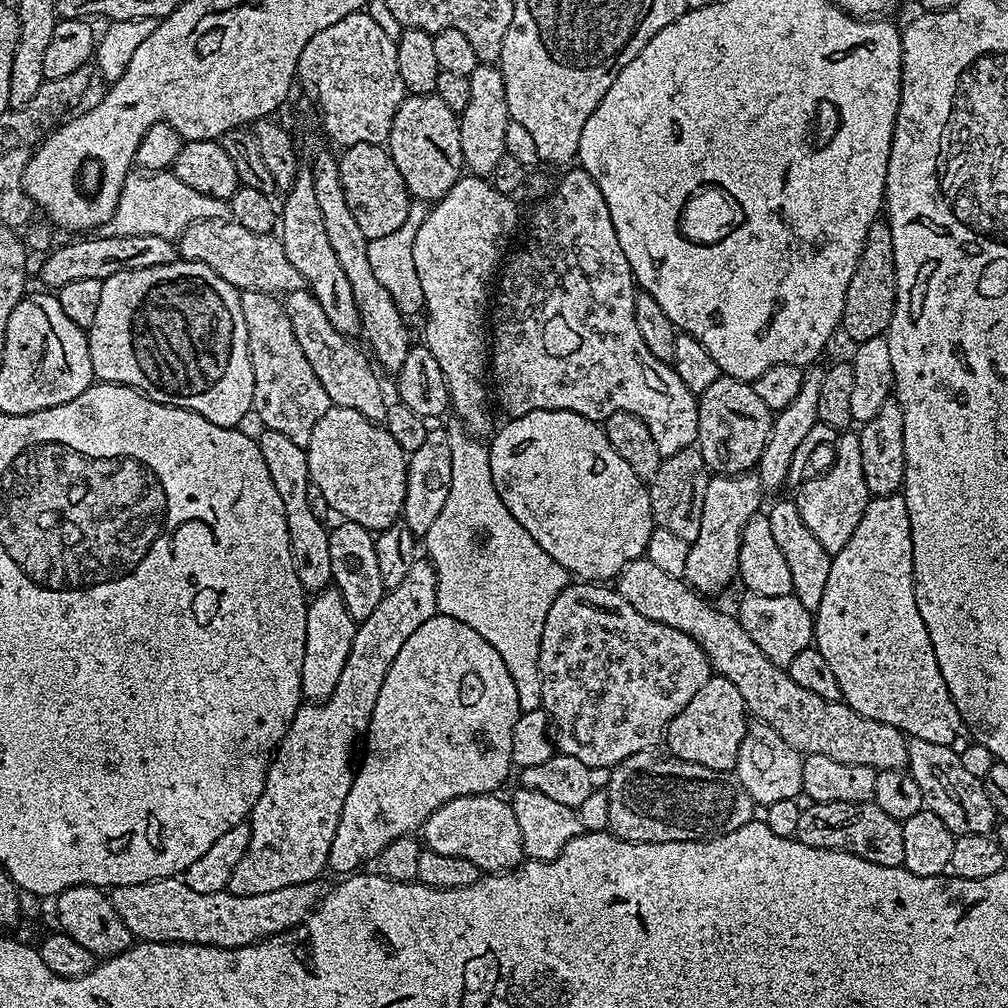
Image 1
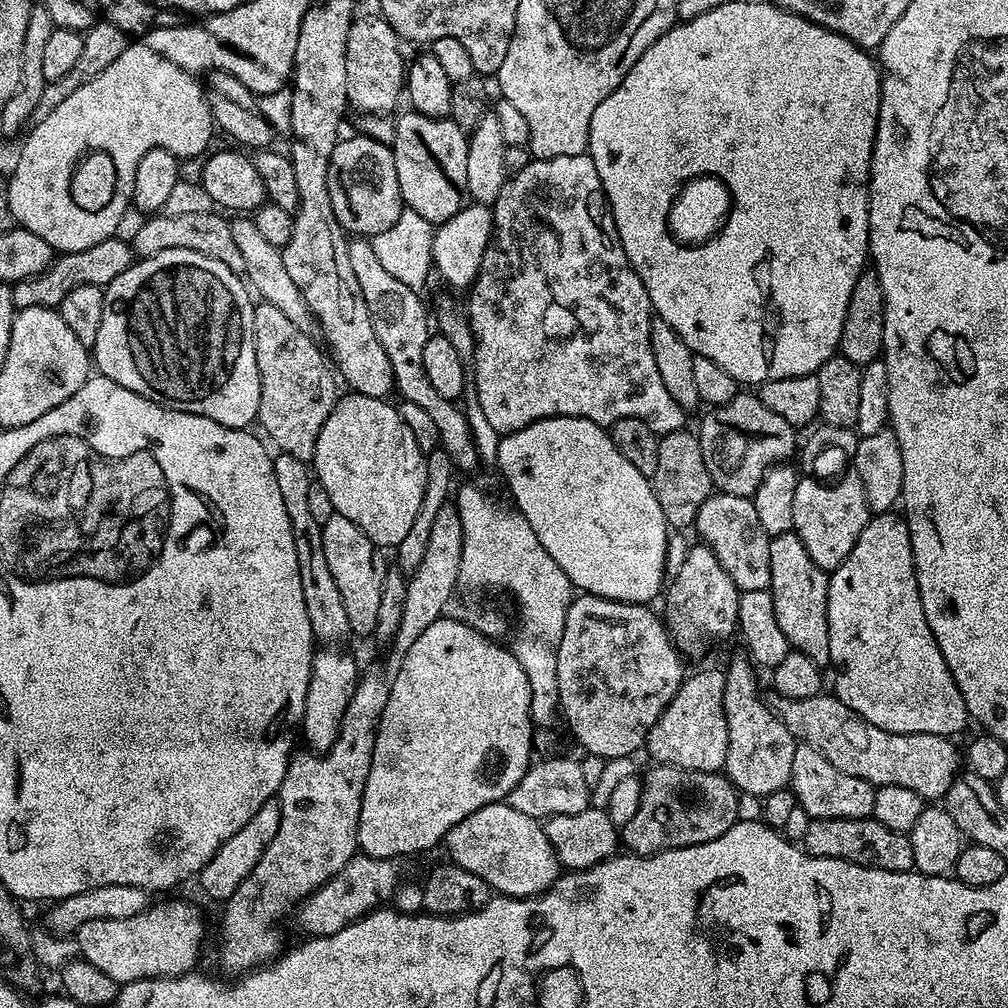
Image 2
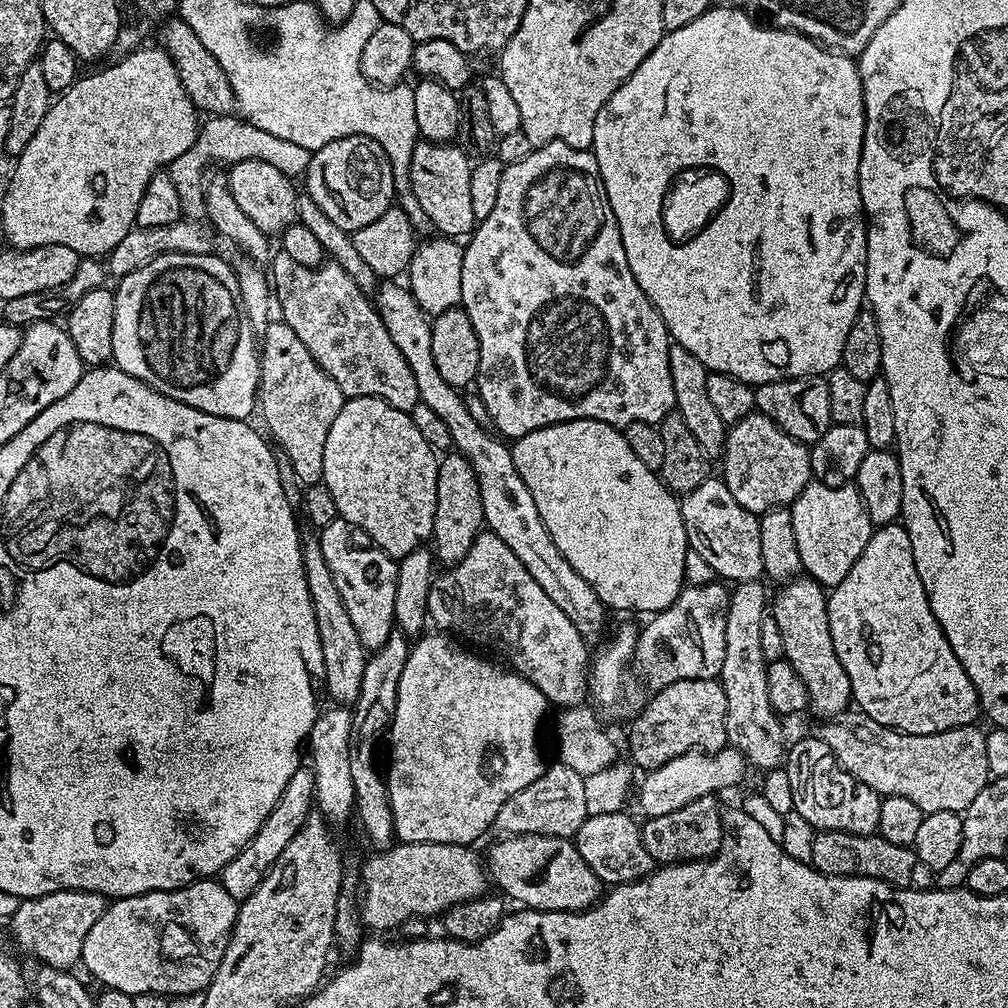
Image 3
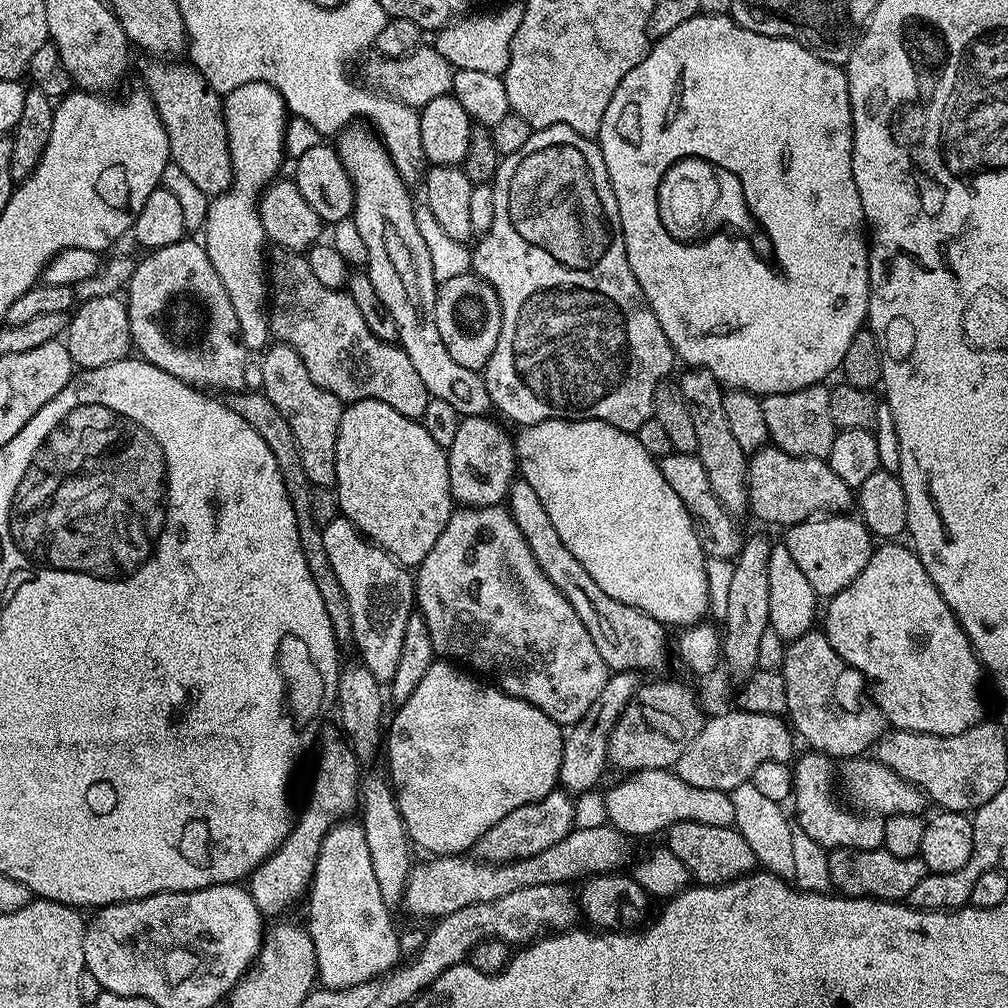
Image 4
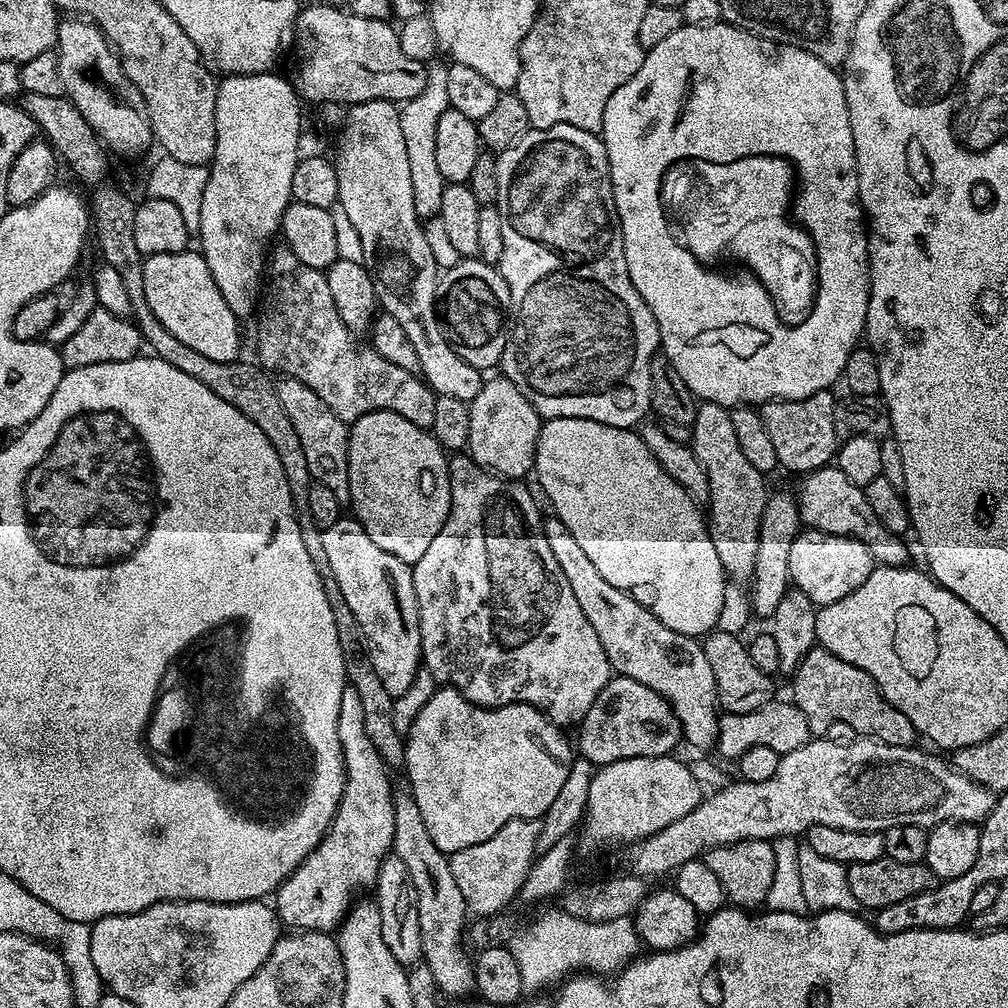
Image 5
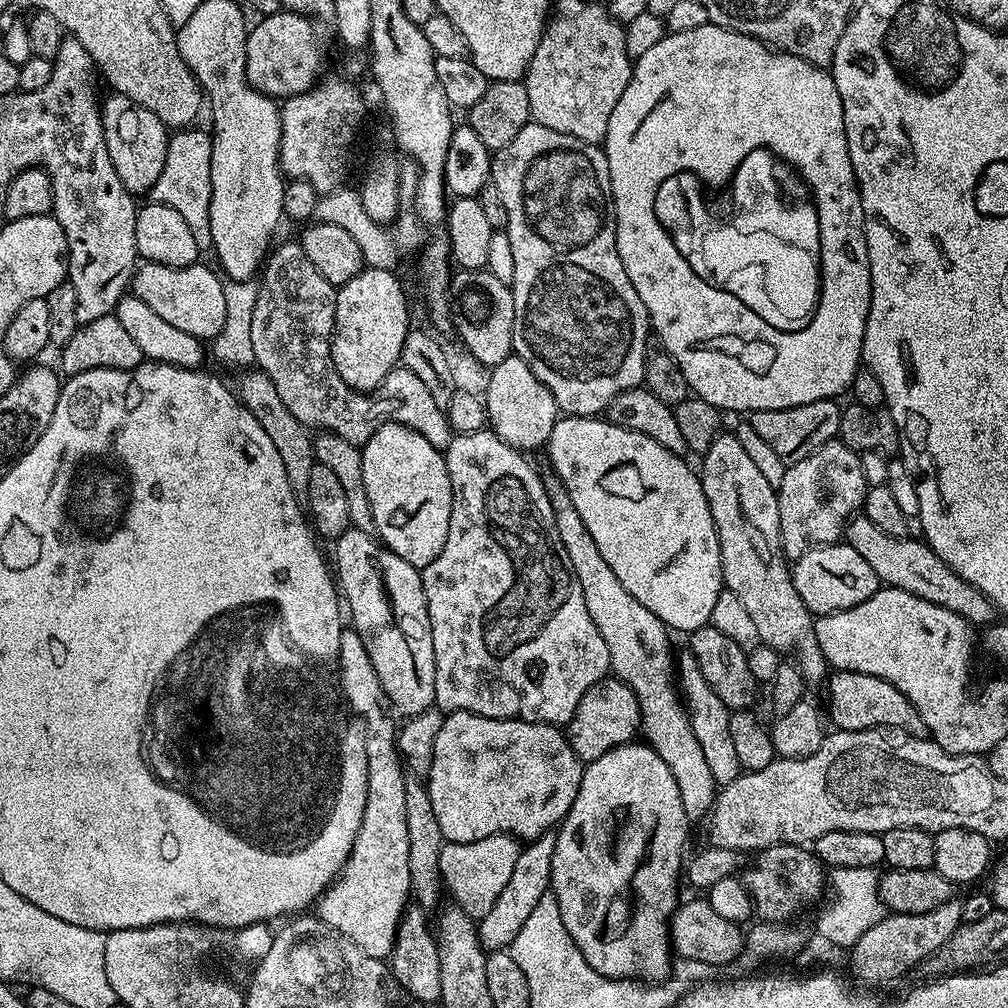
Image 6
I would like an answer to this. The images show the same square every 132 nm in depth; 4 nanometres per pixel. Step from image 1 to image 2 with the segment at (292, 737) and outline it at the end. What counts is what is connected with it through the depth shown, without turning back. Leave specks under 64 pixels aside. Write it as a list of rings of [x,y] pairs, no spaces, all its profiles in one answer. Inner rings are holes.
[[[445,506],[438,510],[434,518],[430,543],[426,546],[421,564],[407,577],[402,622],[398,622],[398,630],[390,641],[392,649],[384,660],[384,668],[368,672],[365,676],[363,673],[357,679],[354,698],[350,698],[350,706],[346,706],[340,733],[328,752],[317,754],[311,750],[297,751],[289,759],[278,793],[280,821],[274,842],[266,846],[266,854],[258,858],[258,866],[246,874],[238,890],[234,890],[234,894],[230,894],[230,898],[222,904],[224,917],[220,920],[220,964],[226,971],[243,974],[275,961],[282,952],[276,923],[291,908],[293,911],[305,896],[334,878],[334,874],[338,874],[338,870],[342,870],[342,866],[357,855],[356,831],[362,794],[370,774],[382,710],[402,666],[402,658],[406,658],[406,650],[414,646],[414,638],[420,637],[426,626],[447,613],[444,611],[460,584],[461,562],[462,522],[455,507]]]

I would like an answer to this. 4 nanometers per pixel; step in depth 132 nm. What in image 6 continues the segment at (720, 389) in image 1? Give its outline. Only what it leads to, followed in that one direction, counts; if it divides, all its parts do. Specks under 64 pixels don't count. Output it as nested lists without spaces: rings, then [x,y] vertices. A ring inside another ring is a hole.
[[[857,514],[844,525],[843,539],[863,560],[868,563],[870,570],[878,574],[881,585],[906,590],[918,598],[926,598],[926,602],[934,602],[946,610],[954,610],[964,620],[973,626],[988,626],[997,619],[998,613],[992,600],[978,590],[978,586],[970,586],[966,578],[962,578],[923,539],[913,538],[911,535],[895,536],[886,534],[886,530],[878,530],[870,518]]]

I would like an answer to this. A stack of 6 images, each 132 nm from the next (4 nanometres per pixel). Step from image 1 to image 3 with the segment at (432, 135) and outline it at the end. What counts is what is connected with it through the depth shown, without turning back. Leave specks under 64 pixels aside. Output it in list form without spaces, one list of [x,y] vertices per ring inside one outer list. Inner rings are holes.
[[[417,143],[410,162],[410,182],[414,198],[426,210],[433,229],[441,237],[467,238],[476,231],[474,201],[470,198],[470,174],[473,161],[463,147],[451,144]]]

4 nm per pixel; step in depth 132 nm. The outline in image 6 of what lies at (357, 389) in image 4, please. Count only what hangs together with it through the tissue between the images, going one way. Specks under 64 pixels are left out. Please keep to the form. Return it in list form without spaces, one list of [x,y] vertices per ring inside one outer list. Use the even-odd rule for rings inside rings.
[[[298,242],[280,244],[271,249],[265,259],[262,275],[258,280],[256,301],[254,302],[254,319],[250,325],[250,338],[254,342],[255,367],[265,372],[278,390],[278,398],[286,405],[286,410],[298,418],[305,428],[320,432],[333,432],[346,442],[362,446],[383,424],[404,424],[413,428],[430,446],[444,450],[451,442],[454,431],[448,421],[445,409],[430,398],[430,390],[422,383],[418,374],[403,370],[394,370],[378,388],[371,392],[356,392],[338,374],[332,361],[332,327],[336,321],[336,288],[314,270],[314,262],[306,258],[306,250]]]

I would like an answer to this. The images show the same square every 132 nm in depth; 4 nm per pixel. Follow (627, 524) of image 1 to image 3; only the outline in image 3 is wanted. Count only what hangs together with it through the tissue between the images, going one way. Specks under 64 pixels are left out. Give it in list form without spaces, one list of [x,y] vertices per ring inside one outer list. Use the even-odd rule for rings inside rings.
[[[597,420],[547,424],[545,428],[519,436],[511,450],[514,466],[522,482],[526,482],[546,530],[550,530],[554,546],[558,546],[566,562],[590,582],[605,609],[655,614],[666,610],[666,606],[678,598],[680,589],[685,587],[684,567],[686,554],[690,551],[680,501],[677,493],[670,491],[659,475],[647,469],[630,450],[617,425]]]

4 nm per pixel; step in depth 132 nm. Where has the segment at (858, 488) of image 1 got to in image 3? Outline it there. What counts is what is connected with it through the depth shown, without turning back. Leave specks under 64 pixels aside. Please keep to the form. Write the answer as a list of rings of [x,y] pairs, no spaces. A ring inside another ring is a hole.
[[[832,482],[808,484],[790,507],[800,567],[811,579],[831,590],[850,574],[850,566],[854,566],[862,550],[866,550],[874,525],[870,514],[866,514],[866,506],[855,483],[840,482],[837,488],[828,483]]]

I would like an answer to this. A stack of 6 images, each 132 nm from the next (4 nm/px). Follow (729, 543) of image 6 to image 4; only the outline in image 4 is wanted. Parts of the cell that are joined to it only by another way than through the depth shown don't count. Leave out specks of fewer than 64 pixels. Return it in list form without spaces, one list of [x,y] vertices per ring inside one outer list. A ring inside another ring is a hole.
[[[689,367],[688,372],[678,376],[682,390],[682,398],[686,398],[686,406],[690,406],[690,418],[694,422],[694,434],[698,434],[698,446],[695,455],[699,456],[706,470],[706,478],[710,478],[710,486],[722,502],[722,506],[733,518],[740,518],[748,507],[748,456],[738,446],[730,426],[726,423],[726,414],[722,411],[722,398],[725,389],[719,380],[705,368]]]

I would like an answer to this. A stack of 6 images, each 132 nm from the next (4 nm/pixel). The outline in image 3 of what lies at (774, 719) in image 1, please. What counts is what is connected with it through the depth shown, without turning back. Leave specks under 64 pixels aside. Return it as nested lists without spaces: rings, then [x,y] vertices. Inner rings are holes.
[[[856,710],[841,712],[833,716],[818,731],[819,739],[834,750],[834,758],[843,766],[850,775],[858,778],[870,790],[880,793],[881,797],[897,796],[906,798],[918,806],[925,814],[950,810],[961,814],[982,794],[990,779],[990,773],[986,766],[986,732],[976,724],[958,726],[950,730],[942,730],[938,734],[906,734],[893,728],[882,726],[874,722],[870,717]]]

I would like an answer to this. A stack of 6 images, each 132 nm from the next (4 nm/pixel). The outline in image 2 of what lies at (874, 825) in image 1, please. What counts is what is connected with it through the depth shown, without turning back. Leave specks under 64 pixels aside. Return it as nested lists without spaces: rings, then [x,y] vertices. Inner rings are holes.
[[[812,818],[802,848],[817,860],[845,860],[857,868],[890,870],[894,874],[908,874],[914,868],[911,839],[871,818]]]

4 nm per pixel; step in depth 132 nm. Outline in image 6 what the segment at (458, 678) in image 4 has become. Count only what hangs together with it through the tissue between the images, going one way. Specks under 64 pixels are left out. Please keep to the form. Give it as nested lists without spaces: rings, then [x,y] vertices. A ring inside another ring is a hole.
[[[450,712],[434,740],[434,762],[426,783],[447,843],[478,842],[478,838],[501,834],[527,842],[564,819],[574,806],[584,769],[559,727]]]

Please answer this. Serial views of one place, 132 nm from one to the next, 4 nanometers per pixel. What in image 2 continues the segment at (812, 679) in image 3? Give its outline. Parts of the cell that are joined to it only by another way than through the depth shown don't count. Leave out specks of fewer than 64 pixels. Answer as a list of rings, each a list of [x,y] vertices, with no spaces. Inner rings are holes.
[[[783,532],[769,539],[770,546],[770,582],[768,588],[774,598],[774,618],[778,618],[778,626],[782,634],[786,634],[789,645],[795,651],[806,654],[816,664],[824,666],[830,661],[830,630],[828,629],[828,577],[806,554],[806,546],[802,546],[802,538],[796,532]]]

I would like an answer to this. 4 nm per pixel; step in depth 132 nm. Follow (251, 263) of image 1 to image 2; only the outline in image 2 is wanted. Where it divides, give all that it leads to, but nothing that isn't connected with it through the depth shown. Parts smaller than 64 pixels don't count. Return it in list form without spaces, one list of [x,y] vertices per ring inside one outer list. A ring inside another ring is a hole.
[[[219,211],[203,212],[202,214],[152,214],[148,220],[133,236],[130,236],[132,251],[137,257],[143,258],[162,254],[162,250],[194,250],[198,254],[206,254],[226,266],[230,270],[240,274],[244,271],[242,253],[238,251],[238,245],[234,243],[231,223],[223,220]]]

